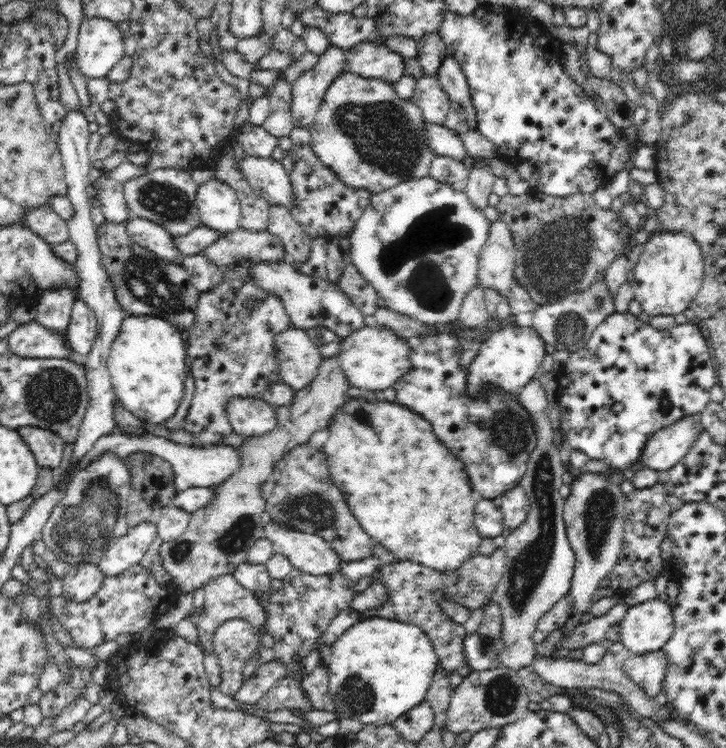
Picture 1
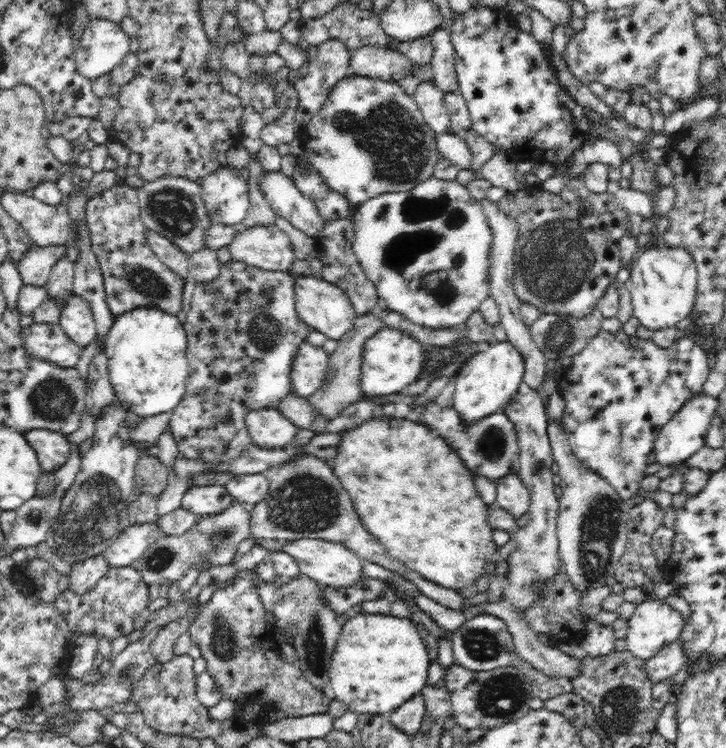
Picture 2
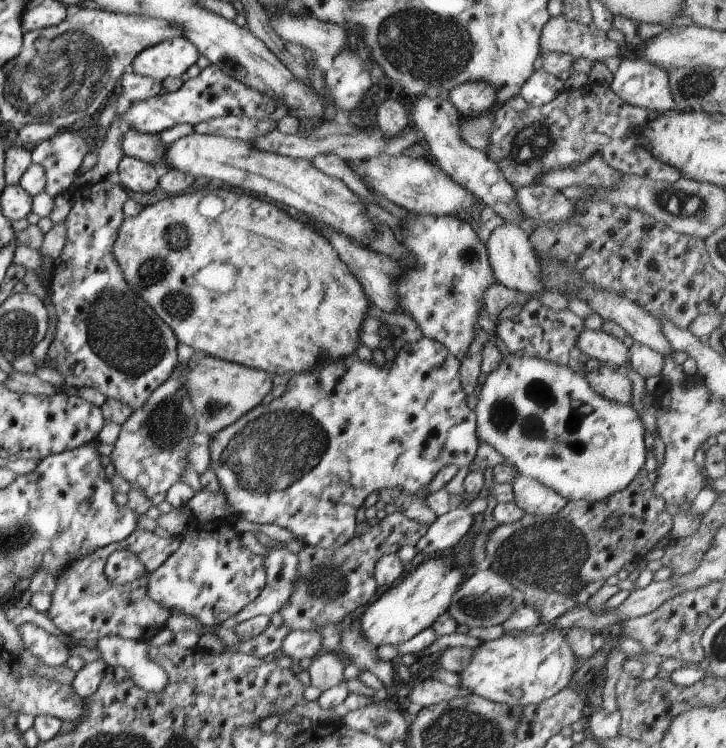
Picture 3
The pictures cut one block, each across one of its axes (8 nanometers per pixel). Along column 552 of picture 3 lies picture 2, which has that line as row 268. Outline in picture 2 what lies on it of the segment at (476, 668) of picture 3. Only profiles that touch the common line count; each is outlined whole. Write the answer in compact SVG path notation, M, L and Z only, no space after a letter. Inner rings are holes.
M651 247L641 250L628 266L630 274L626 286L631 292L633 316L640 326L655 330L675 327L680 320L694 312L696 300L696 265L686 249Z

